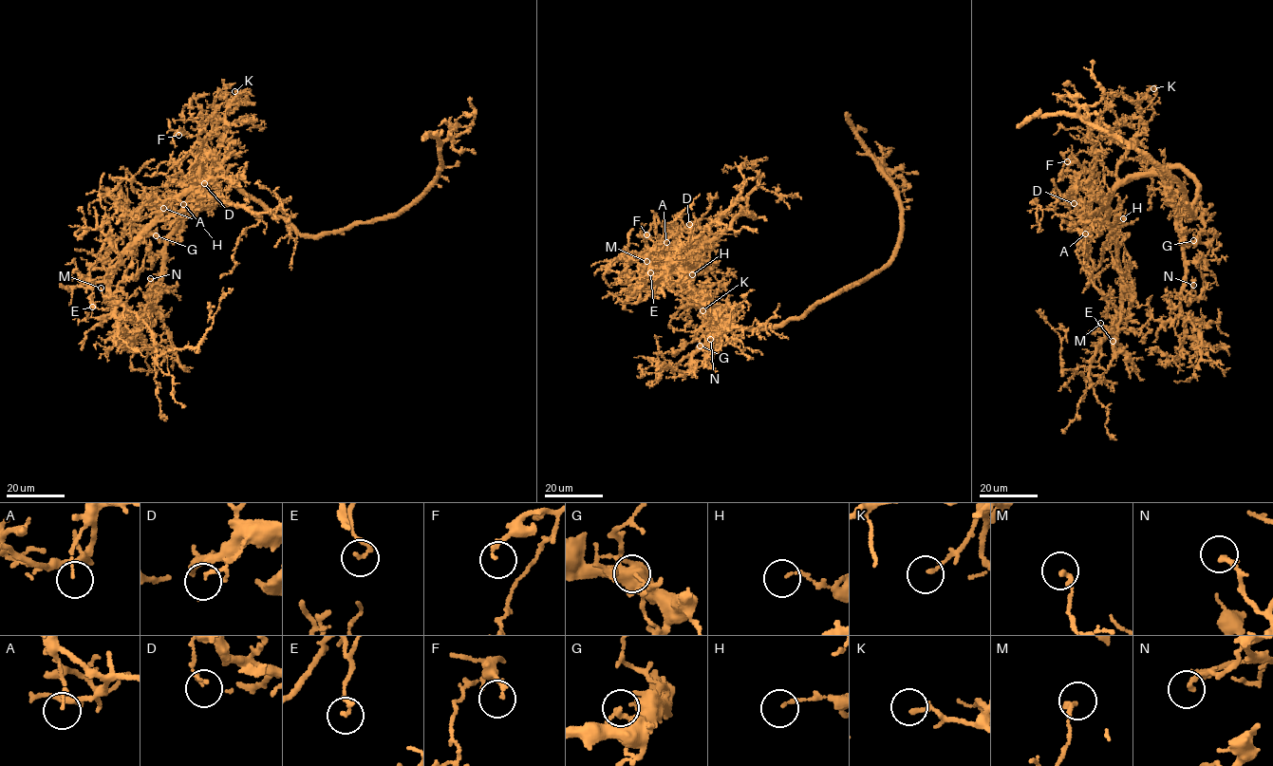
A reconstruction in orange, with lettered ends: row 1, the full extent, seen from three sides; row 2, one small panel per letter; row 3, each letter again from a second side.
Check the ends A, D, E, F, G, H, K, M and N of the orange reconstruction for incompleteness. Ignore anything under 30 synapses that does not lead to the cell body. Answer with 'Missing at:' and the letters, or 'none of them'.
Missing at: none of them

